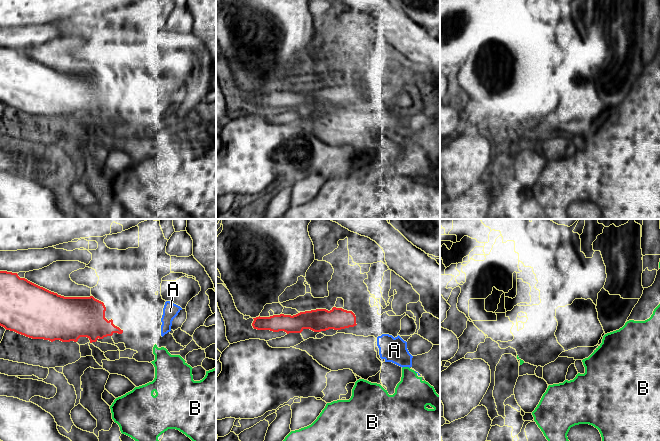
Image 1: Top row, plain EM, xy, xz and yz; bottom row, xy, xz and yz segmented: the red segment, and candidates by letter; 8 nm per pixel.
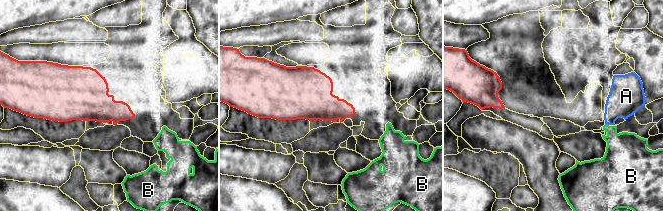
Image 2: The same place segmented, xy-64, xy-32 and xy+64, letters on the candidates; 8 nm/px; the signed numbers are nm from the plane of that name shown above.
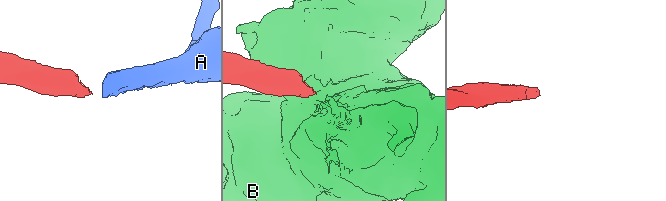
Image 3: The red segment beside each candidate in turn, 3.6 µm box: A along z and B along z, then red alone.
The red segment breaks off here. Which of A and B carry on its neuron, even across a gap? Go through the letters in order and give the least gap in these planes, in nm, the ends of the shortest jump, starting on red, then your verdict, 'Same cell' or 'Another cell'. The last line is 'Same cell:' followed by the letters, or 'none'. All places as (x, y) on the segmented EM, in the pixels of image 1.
A: Distance 200 nm. Across: xz (356, 324), (377, 337). Same cell
B: Distance 280 nm. Across: xy (122, 332), (153, 347). Another cell
Same cell: A

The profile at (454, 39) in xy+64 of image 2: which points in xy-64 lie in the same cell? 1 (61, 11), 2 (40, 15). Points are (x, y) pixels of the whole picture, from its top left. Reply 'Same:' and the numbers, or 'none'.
Same: none

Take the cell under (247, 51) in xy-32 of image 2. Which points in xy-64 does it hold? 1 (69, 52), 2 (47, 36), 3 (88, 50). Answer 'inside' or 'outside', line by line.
1: inside
2: outside
3: inside

